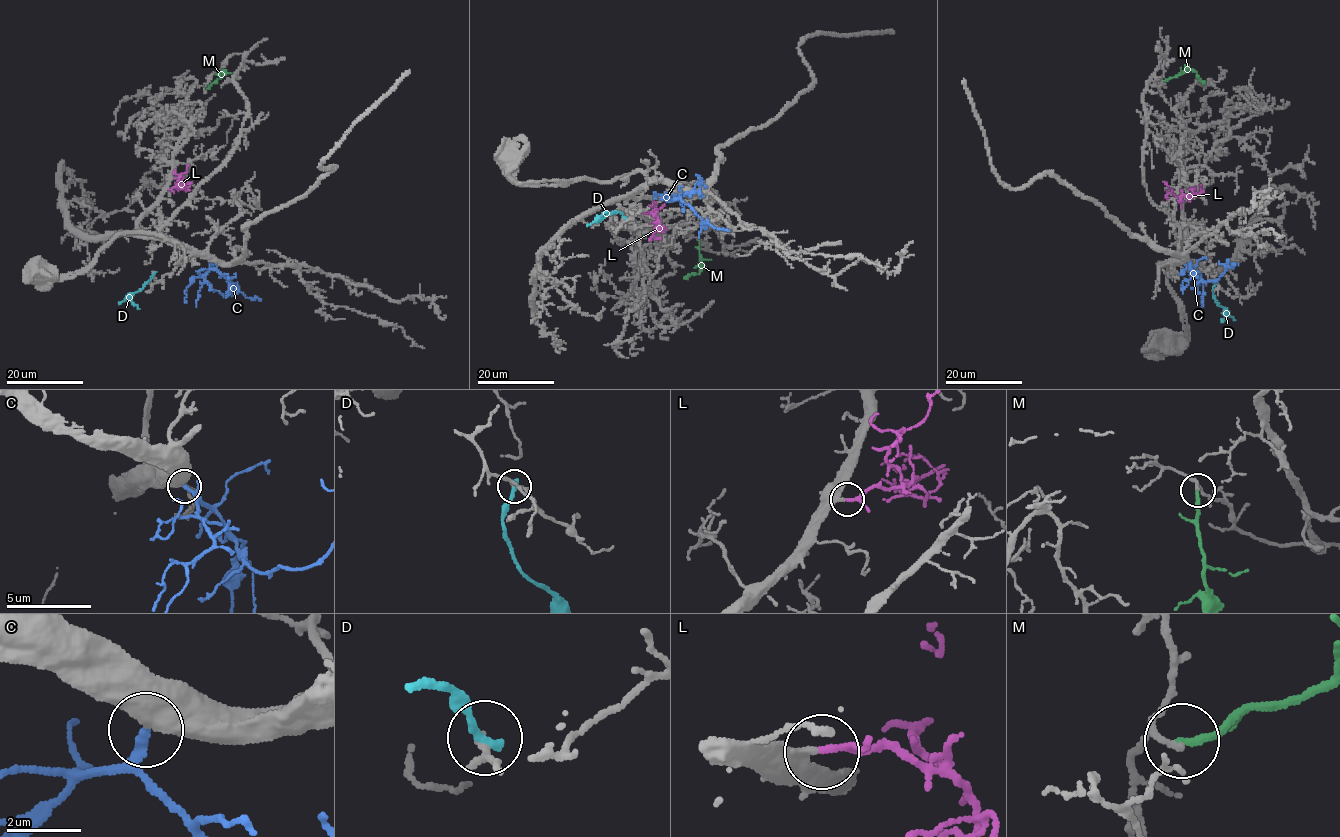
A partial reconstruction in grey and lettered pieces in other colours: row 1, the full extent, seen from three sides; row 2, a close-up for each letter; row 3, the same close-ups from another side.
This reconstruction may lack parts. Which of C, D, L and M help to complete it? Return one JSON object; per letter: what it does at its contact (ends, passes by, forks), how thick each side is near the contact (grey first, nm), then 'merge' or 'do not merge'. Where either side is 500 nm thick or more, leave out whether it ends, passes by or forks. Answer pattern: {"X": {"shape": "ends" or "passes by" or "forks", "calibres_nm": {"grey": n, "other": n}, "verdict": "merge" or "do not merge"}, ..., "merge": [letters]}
{"C": {"calibres_nm": {"grey": 700, "other": 170}, "verdict": "do not merge"}, "D": {"shape": "ends", "calibres_nm": {"grey": 200, "other": 280}, "verdict": "do not merge"}, "L": {"shape": "passes by", "calibres_nm": {"grey": 480, "other": 140}, "verdict": "merge"}, "M": {"shape": "ends", "calibres_nm": {"grey": 150, "other": 220}, "verdict": "do not merge"}, "merge": ["L"]}

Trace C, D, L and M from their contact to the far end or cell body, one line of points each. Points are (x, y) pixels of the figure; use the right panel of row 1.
C: (1187, 262), (1205, 281), (1218, 279), (1228, 266), (1232, 268), (1235, 263)
D: (1215, 283), (1213, 298), (1222, 306), (1223, 320)
L: (1181, 207), (1185, 195), (1203, 190), (1201, 185)
M: (1164, 80), (1193, 69), (1205, 82)

